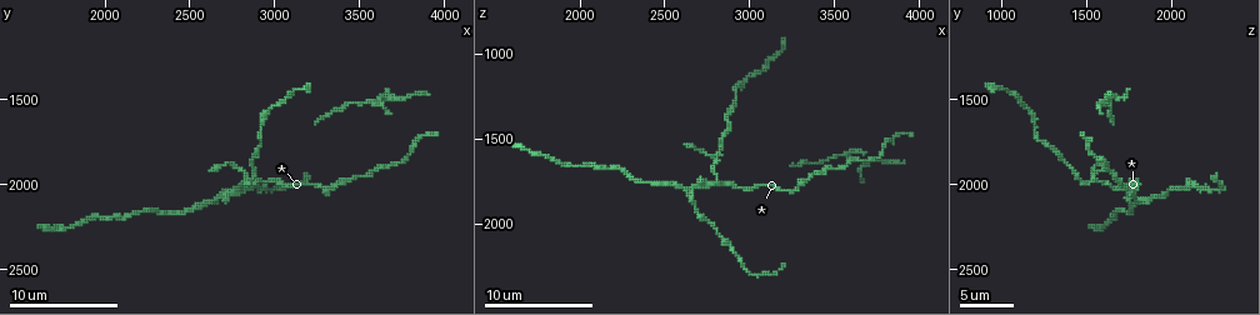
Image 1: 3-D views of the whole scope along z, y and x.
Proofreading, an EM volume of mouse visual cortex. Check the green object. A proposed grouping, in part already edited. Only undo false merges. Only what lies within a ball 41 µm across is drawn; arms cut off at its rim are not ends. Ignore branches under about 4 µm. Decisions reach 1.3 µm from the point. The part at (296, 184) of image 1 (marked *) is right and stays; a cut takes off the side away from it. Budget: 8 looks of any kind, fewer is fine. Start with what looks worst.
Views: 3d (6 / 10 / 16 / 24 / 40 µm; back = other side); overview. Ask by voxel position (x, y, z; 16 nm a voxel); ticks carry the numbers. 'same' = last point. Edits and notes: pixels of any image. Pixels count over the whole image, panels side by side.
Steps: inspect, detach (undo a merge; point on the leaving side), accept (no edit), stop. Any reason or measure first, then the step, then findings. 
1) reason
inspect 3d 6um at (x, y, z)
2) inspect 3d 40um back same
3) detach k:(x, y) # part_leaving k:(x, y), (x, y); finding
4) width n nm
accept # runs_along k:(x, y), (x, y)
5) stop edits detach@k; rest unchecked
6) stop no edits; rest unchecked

four arms meet
inspect 3d 10um at (2840, 1980, 1560)

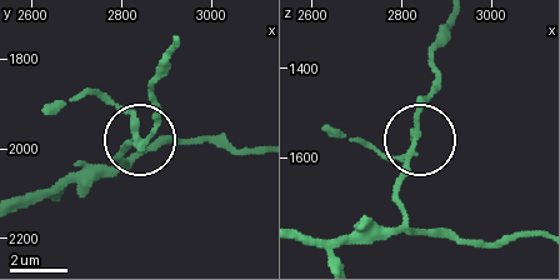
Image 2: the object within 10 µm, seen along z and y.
accept # runs_along 2:(534, 234), (420, 233), (398, 191), (418, 139), (386, 155); continuous, no second neuron

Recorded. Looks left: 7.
side arm on a straight run
inspect 3d 6um at (3580, 1520, 1620)

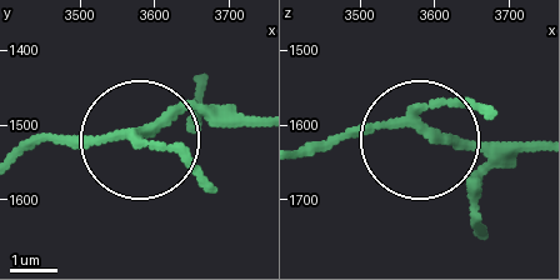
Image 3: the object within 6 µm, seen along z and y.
arms 3
accept # all the same neuron

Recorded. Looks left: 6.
thin arm on a thick one
inspect 3d 10um at (2640, 2100, 1820)

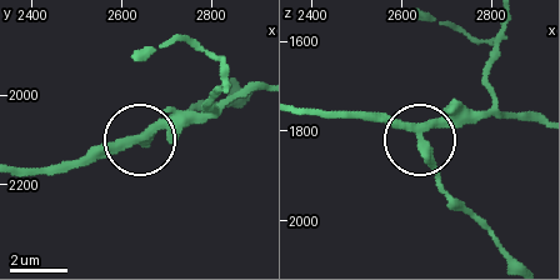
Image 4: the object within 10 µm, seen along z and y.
width 300 nm
accept # continuous, no second neuron

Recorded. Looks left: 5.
calibre changes
inspect 3d 6um at (2920, 2040, 2200)

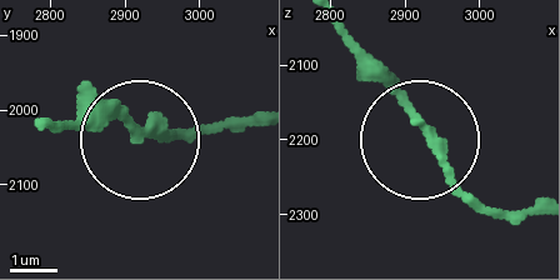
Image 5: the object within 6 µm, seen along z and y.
accept # runs_along 5:(51, 121), (231, 134); continuous, no second neuron

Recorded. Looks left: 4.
stop no edits; rest unchecked

